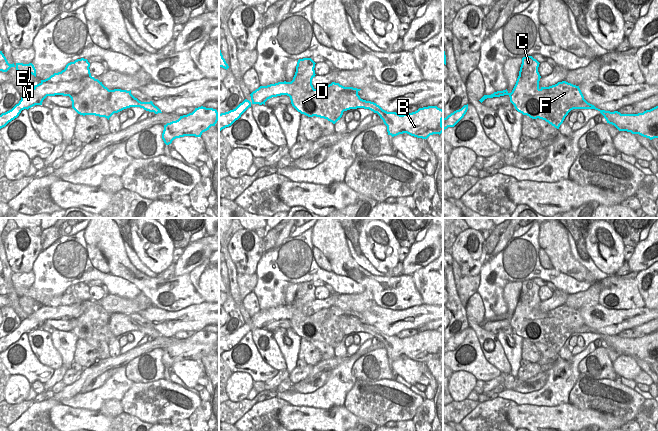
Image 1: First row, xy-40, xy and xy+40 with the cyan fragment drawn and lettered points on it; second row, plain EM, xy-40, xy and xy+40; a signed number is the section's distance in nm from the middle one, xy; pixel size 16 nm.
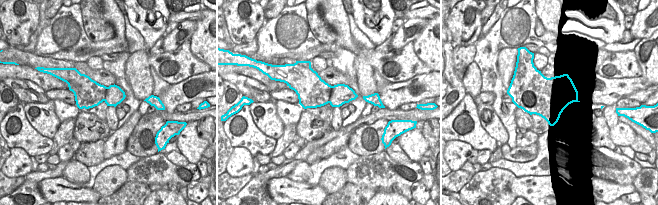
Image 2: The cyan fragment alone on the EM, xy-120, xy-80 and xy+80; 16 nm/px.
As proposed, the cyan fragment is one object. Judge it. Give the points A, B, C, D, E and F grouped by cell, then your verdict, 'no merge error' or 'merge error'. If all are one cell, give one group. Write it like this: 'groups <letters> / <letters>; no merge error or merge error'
groups A C D E F / B; merge error

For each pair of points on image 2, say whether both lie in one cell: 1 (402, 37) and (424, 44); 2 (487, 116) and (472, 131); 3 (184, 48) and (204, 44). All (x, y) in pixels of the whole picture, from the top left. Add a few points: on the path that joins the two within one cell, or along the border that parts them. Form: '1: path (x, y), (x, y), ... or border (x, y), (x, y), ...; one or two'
1: border (427, 21), (421, 34), (414, 41); two
2: border (476, 105), (481, 126), (496, 140); two
3: border (190, 39), (190, 51), (206, 63); two

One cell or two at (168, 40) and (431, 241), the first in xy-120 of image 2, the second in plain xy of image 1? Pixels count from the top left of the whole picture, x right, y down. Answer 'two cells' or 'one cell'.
one cell

